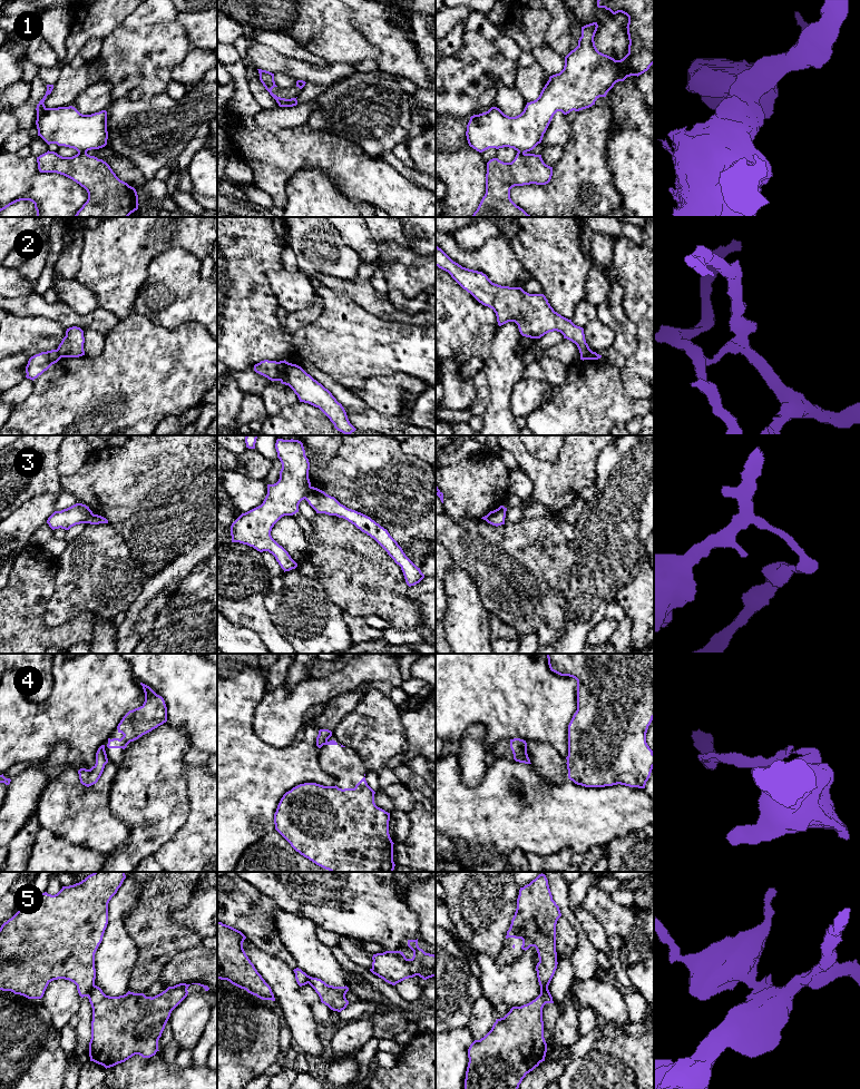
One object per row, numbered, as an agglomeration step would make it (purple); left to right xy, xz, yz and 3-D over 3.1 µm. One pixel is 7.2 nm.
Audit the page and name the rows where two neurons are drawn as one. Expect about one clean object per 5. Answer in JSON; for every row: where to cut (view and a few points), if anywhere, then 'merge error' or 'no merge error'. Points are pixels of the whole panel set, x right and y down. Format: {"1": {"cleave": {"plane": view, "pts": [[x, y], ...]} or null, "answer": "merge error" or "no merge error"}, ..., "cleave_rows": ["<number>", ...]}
{"1": {"cleave": {"plane": "xy", "pts": [[78, 151], [86, 153]]}, "answer": "merge error"}, "2": {"cleave": {"plane": "xz", "pts": [[276, 362], [280, 380]]}, "answer": "merge error"}, "3": {"cleave": {"plane": "xz", "pts": [[311, 487], [304, 498]]}, "answer": "merge error"}, "4": {"cleave": {"plane": "yz", "pts": [[525, 743], [526, 748]]}, "answer": "merge error"}, "5": {"cleave": {"plane": "xy", "pts": [[94, 984], [87, 996]]}, "answer": "merge error"}, "cleave_rows": ["1", "2", "3", "4", "5"]}

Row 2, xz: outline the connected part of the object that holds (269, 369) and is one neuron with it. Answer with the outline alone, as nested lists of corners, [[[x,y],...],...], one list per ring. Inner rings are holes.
[[[261,361],[254,365],[254,371],[271,381],[280,381],[280,373],[276,361]]]

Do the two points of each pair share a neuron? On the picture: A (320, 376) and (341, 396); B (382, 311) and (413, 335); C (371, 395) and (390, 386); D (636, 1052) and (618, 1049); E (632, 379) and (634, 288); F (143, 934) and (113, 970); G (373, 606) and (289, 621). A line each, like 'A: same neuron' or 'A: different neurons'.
A: same neuron
B: different neurons
C: same neuron
D: same neuron
E: same neuron
F: different neurons
G: different neurons

